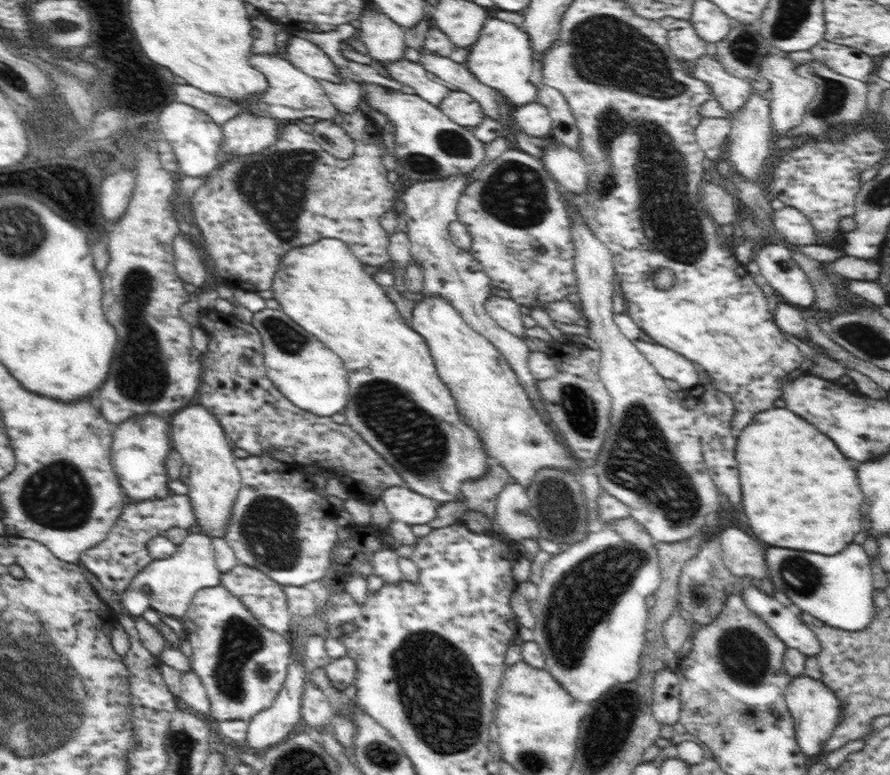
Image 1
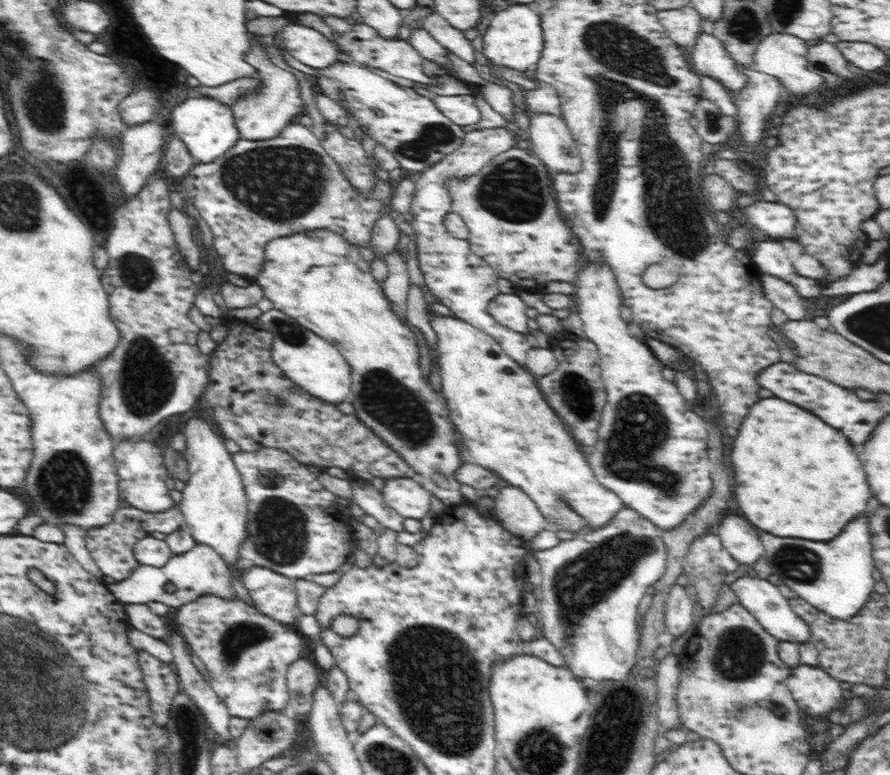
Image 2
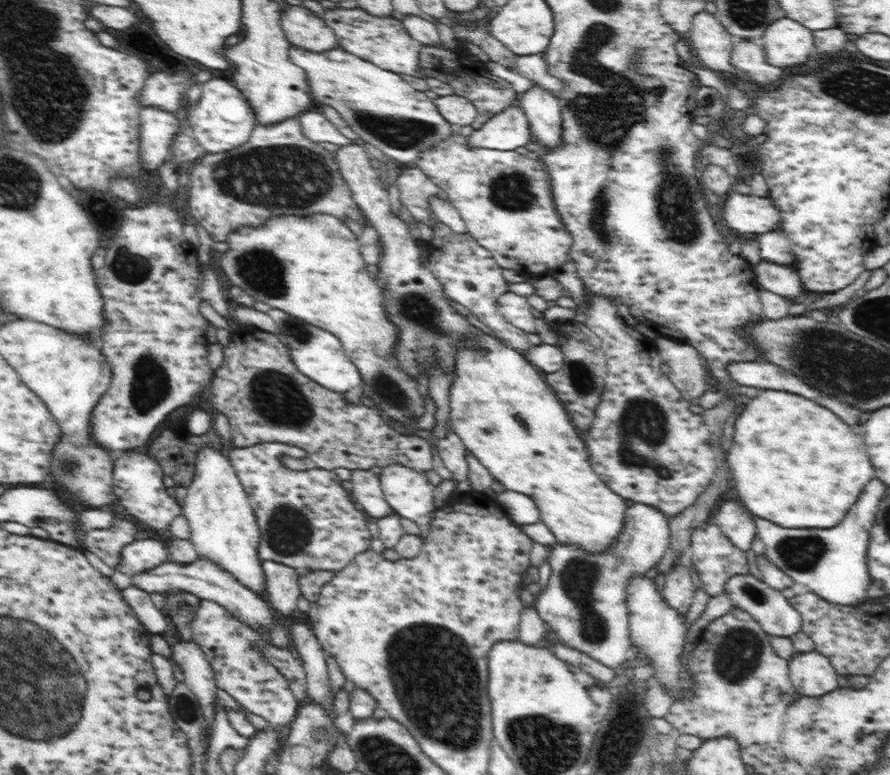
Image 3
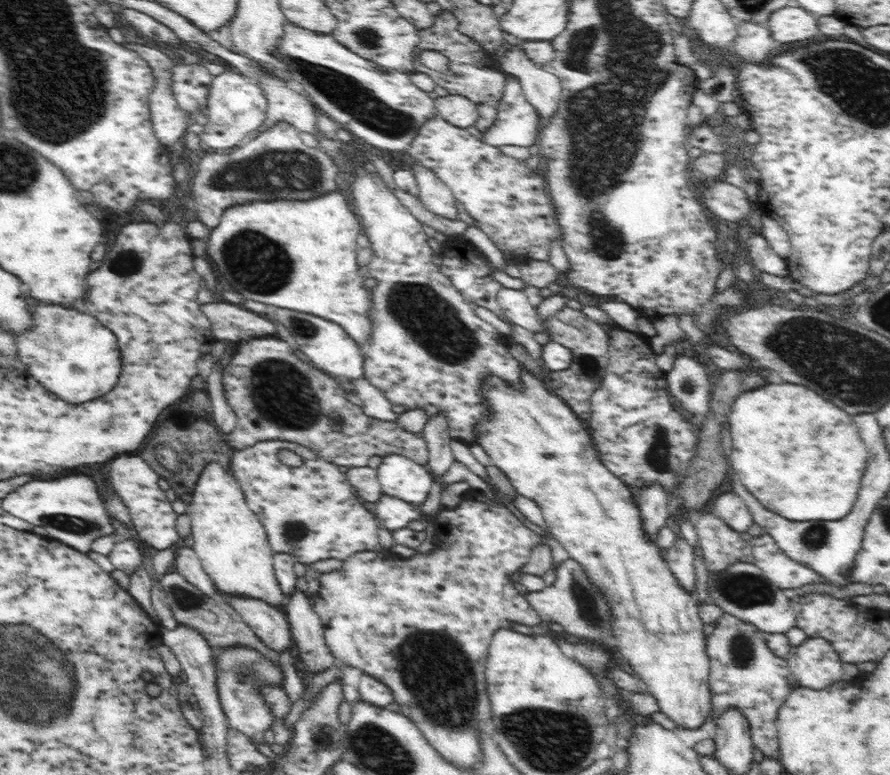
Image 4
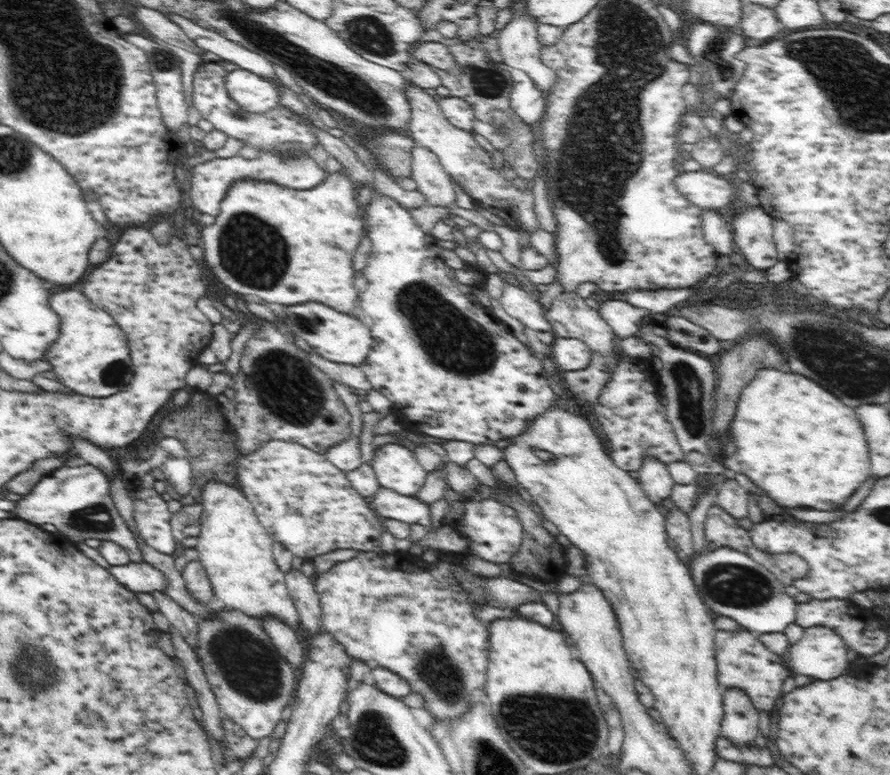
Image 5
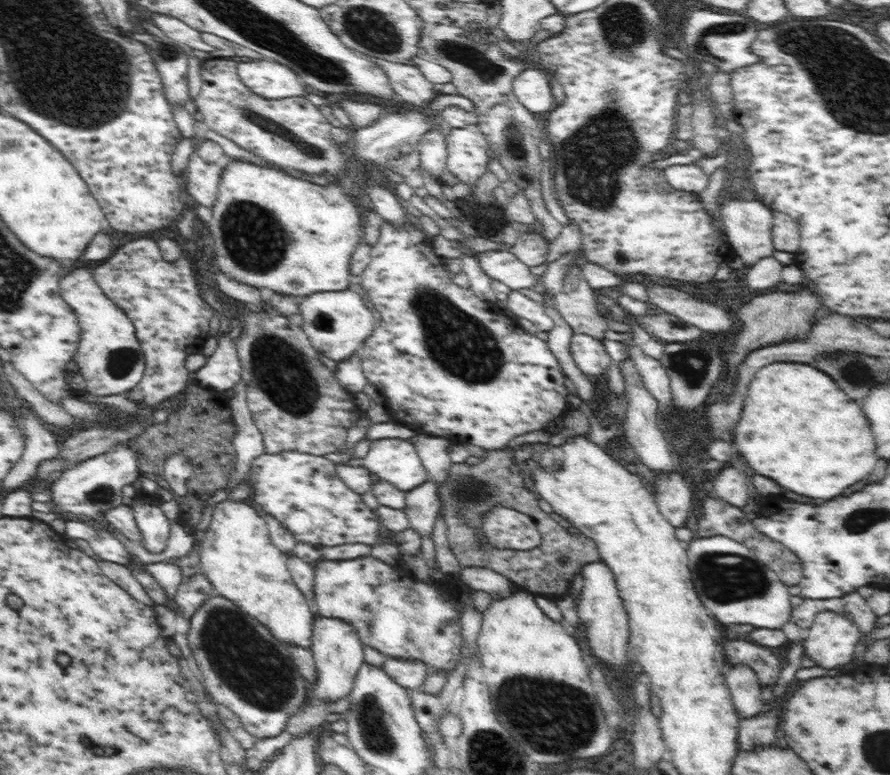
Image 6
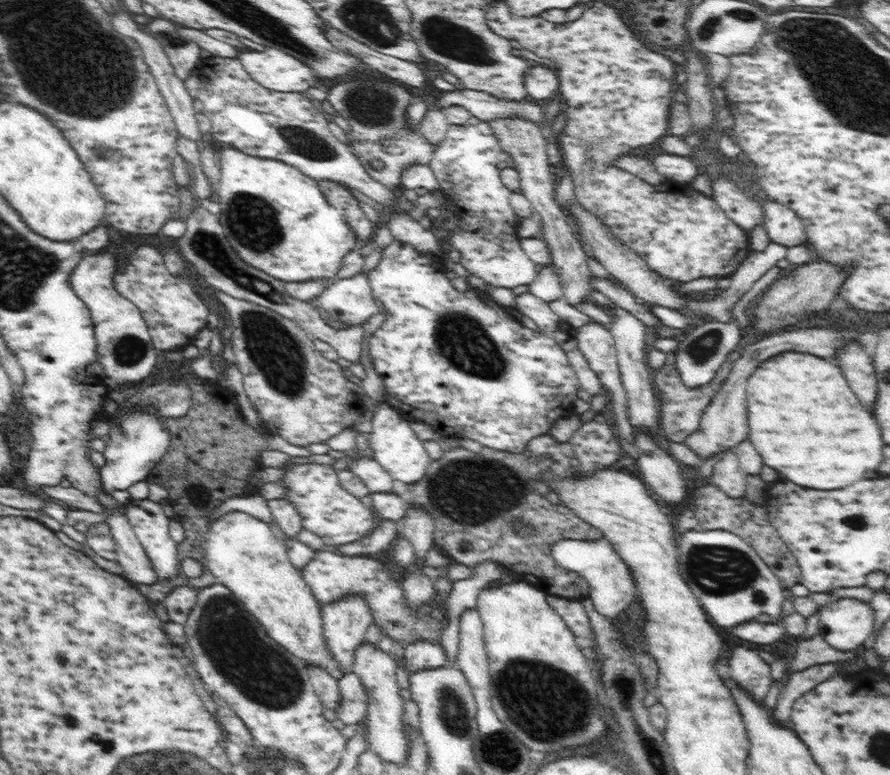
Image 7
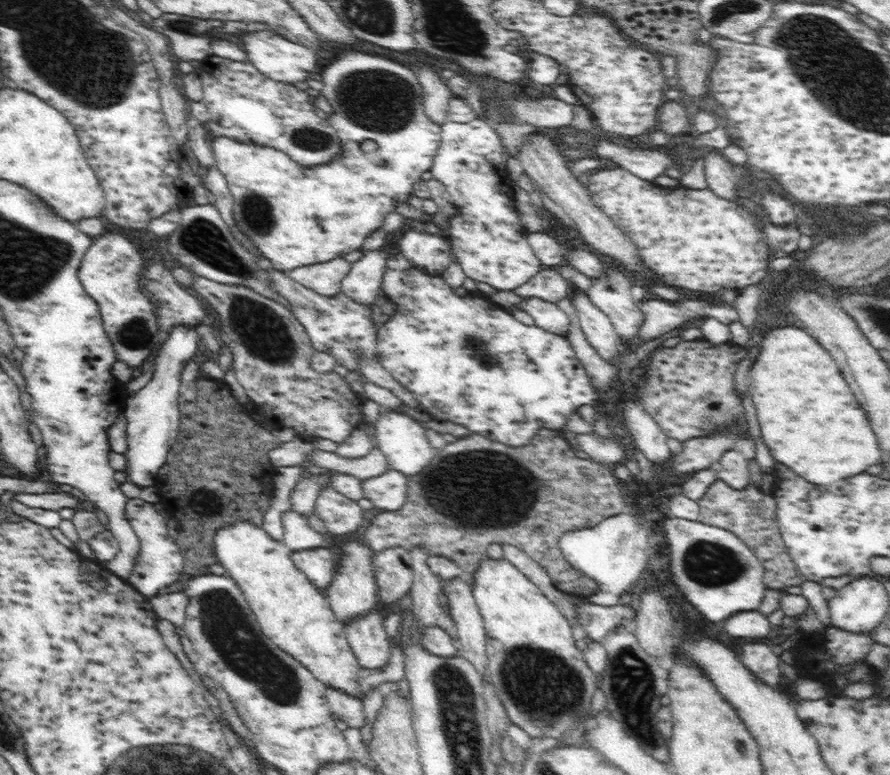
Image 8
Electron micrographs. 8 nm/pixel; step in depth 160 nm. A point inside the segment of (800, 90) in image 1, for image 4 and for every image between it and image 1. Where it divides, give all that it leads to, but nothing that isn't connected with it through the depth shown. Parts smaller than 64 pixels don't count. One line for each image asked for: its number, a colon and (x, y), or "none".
2: (782, 55)
3: (786, 43)
4: (792, 25)

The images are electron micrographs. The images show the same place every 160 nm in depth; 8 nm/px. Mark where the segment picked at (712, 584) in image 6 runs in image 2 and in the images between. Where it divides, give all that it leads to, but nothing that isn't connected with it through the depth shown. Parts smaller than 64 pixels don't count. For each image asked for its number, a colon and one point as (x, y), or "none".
2: (762, 599)
3: (774, 613)
4: (741, 590)
5: (730, 583)

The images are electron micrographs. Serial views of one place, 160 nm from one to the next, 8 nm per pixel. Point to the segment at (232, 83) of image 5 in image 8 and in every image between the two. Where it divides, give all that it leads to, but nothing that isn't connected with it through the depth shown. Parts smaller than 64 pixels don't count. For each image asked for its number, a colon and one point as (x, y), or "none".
6: (269, 79)
7: (274, 69)
8: (280, 59)

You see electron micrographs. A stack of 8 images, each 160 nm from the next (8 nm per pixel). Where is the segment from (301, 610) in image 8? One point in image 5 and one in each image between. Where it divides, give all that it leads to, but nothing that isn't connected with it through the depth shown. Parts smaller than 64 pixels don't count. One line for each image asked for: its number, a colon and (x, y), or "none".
5: (236, 551)
6: (237, 556)
7: (244, 553)

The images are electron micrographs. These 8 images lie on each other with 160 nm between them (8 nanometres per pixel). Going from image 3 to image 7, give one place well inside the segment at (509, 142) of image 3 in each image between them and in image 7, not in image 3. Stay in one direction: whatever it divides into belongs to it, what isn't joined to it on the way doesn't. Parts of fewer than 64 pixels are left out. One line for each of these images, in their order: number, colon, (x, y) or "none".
4: (517, 124)
5: (529, 103)
6: (531, 88)
7: (541, 83)

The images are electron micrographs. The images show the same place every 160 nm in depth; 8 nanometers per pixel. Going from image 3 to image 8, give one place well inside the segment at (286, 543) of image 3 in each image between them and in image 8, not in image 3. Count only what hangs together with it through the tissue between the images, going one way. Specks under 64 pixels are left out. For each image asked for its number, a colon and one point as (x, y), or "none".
4: (311, 511)
5: (307, 504)
6: (304, 492)
7: (338, 517)
8: (341, 515)

